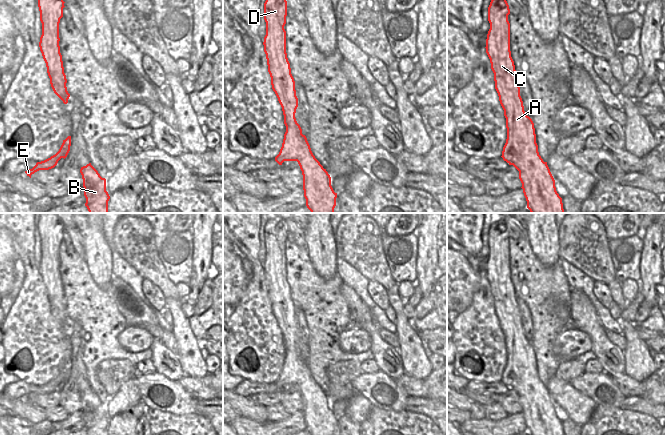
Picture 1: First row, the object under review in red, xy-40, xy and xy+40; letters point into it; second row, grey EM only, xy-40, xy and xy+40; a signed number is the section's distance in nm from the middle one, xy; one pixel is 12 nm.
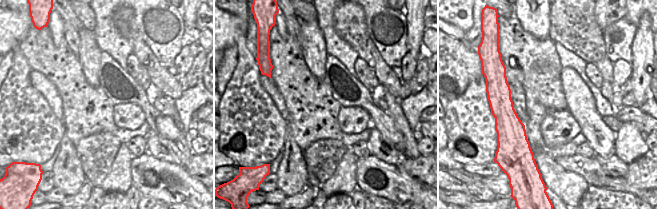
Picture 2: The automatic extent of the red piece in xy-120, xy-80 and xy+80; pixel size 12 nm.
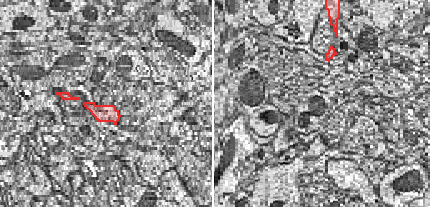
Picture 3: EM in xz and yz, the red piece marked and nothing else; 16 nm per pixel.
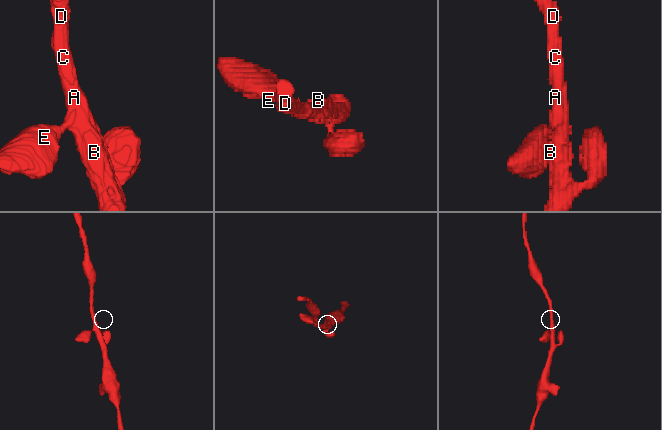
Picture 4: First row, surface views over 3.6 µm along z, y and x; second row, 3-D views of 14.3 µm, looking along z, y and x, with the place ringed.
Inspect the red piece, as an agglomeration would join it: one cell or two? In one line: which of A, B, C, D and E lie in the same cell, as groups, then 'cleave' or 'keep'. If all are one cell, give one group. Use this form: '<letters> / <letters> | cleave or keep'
A B C D E | keep

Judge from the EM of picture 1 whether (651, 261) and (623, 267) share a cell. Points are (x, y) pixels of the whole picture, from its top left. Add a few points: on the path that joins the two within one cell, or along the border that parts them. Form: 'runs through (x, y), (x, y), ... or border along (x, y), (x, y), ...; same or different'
border along (643, 241), (639, 281); different

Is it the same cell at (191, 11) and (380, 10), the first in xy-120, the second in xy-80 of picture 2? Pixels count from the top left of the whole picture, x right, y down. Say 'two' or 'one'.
two

